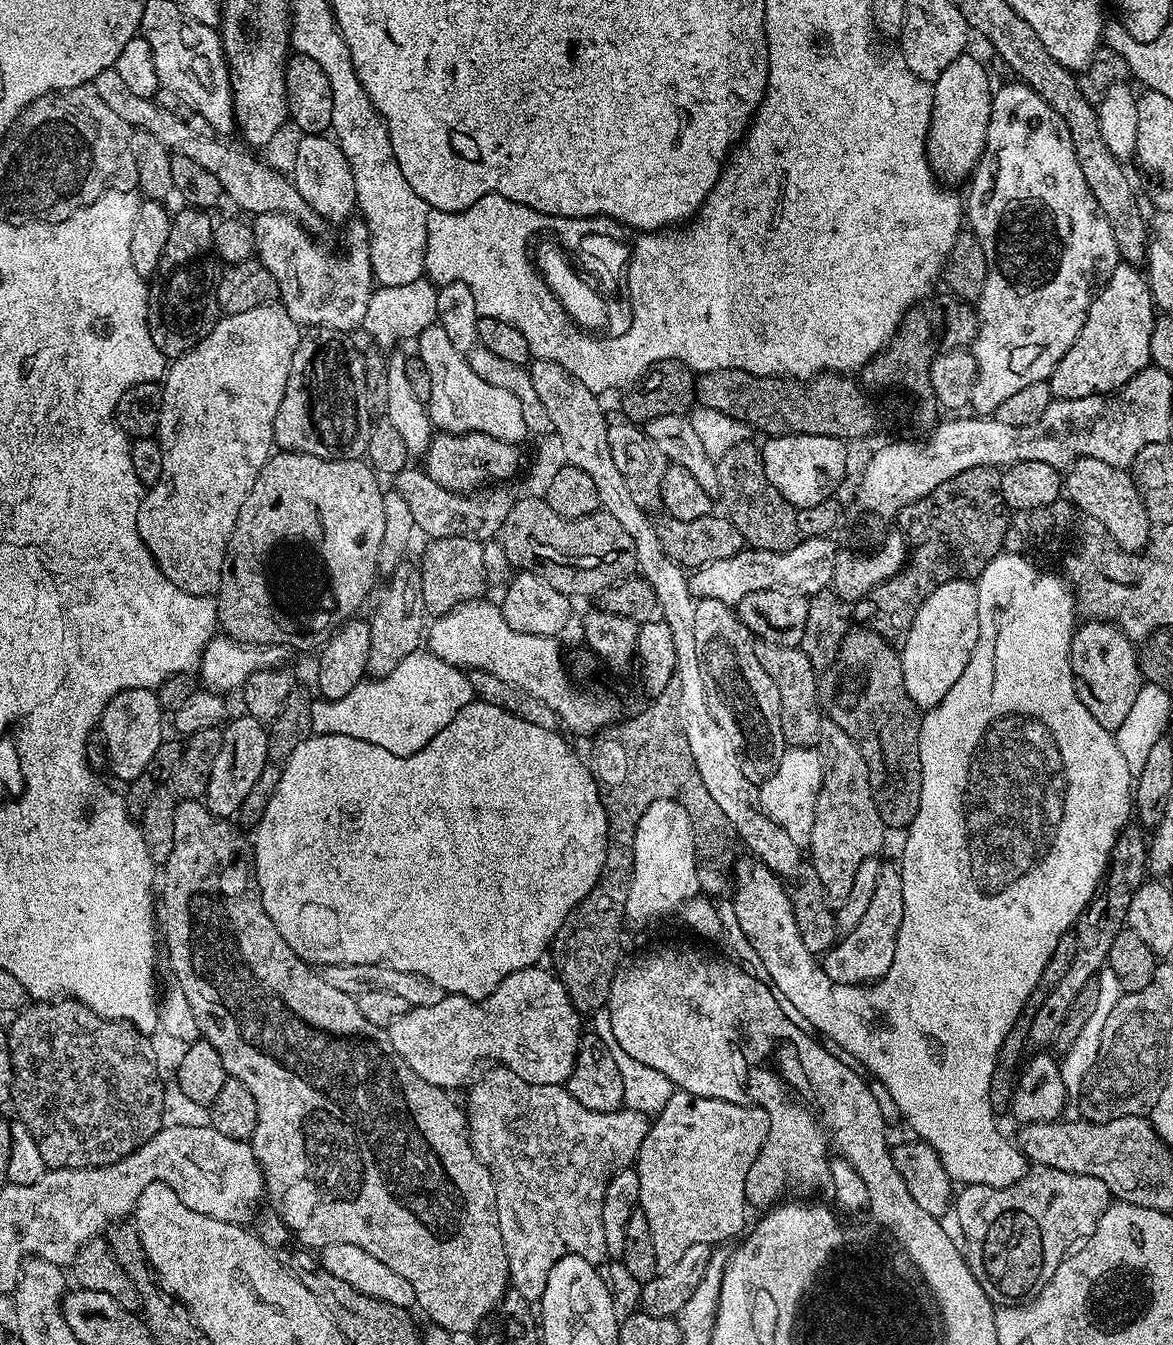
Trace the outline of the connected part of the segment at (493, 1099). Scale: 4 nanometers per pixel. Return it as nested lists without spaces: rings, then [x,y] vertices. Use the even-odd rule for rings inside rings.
[[[506,1067],[489,1068],[489,1072],[481,1071],[467,1089],[468,1140],[494,1182],[511,1291],[529,1302],[539,1302],[554,1262],[564,1256],[581,1256],[599,1265],[600,1259],[608,1256],[602,1234],[602,1198],[612,1175],[635,1161],[650,1120],[645,1113],[631,1110],[591,1112],[568,1093],[564,1084],[527,1084]]]

